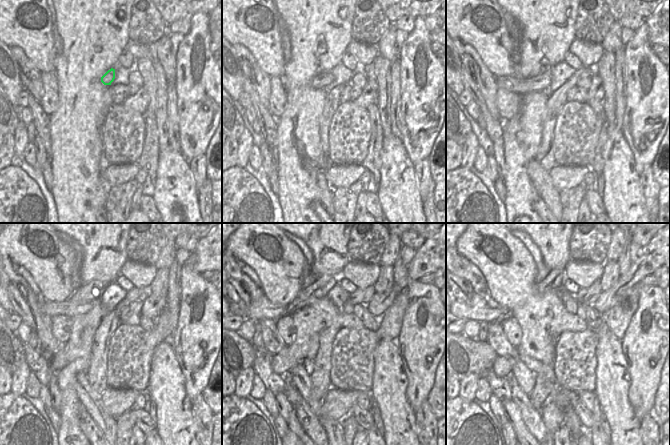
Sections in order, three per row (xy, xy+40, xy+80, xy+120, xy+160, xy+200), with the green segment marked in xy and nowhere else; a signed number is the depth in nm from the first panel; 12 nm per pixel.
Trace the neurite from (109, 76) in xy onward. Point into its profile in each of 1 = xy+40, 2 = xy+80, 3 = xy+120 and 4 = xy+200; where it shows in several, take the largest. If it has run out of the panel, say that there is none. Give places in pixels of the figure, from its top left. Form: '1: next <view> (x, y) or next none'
1: next xy+40 (321, 81)
2: next xy+80 (515, 84)
3: next xy+120 (82, 301)
4: next xy+200 (481, 307)

